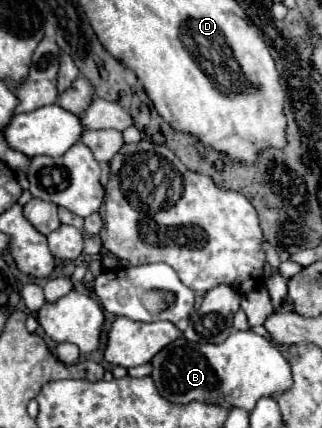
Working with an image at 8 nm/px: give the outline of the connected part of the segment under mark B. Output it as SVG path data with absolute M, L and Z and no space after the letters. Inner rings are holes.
M233 331L223 343L191 343L183 335L163 347L151 359L151 379L169 403L213 403L251 411L261 397L271 397L291 385L291 367L281 351L265 337L247 331Z

